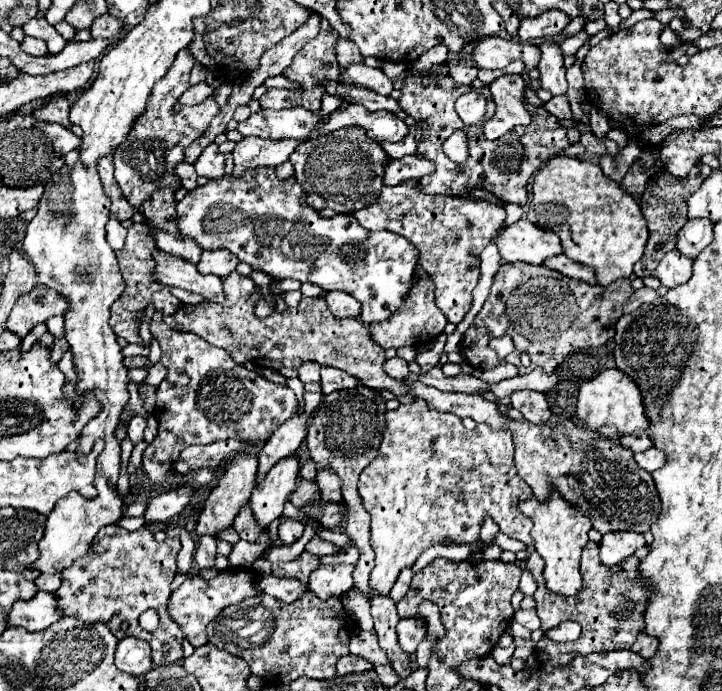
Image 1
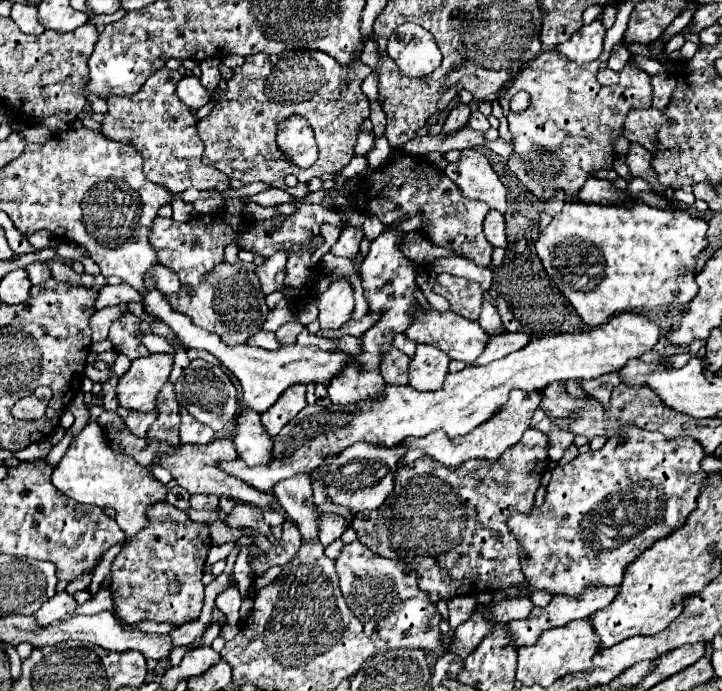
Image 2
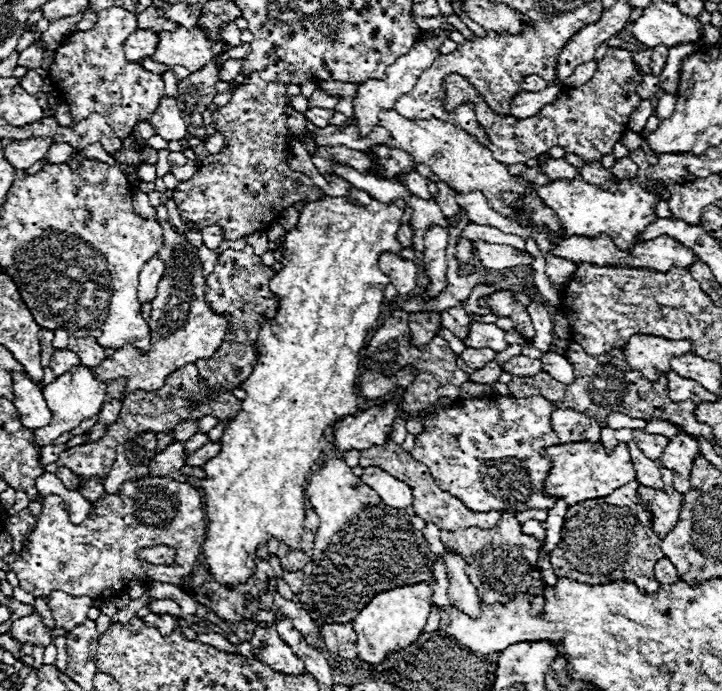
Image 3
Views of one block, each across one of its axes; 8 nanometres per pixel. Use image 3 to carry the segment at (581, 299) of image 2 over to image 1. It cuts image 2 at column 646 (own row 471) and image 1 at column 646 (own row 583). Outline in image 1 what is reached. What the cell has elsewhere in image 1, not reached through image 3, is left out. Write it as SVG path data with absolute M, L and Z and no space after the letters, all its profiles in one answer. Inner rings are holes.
M556 156L548 160L536 174L532 182L532 198L526 204L526 220L536 224L542 230L554 232L564 248L564 254L588 268L594 268L596 282L600 286L608 286L620 278L630 278L632 266L642 258L644 246L648 242L648 222L638 206L638 202L620 190L620 186L602 174L600 166L592 162L584 162L578 158Z

